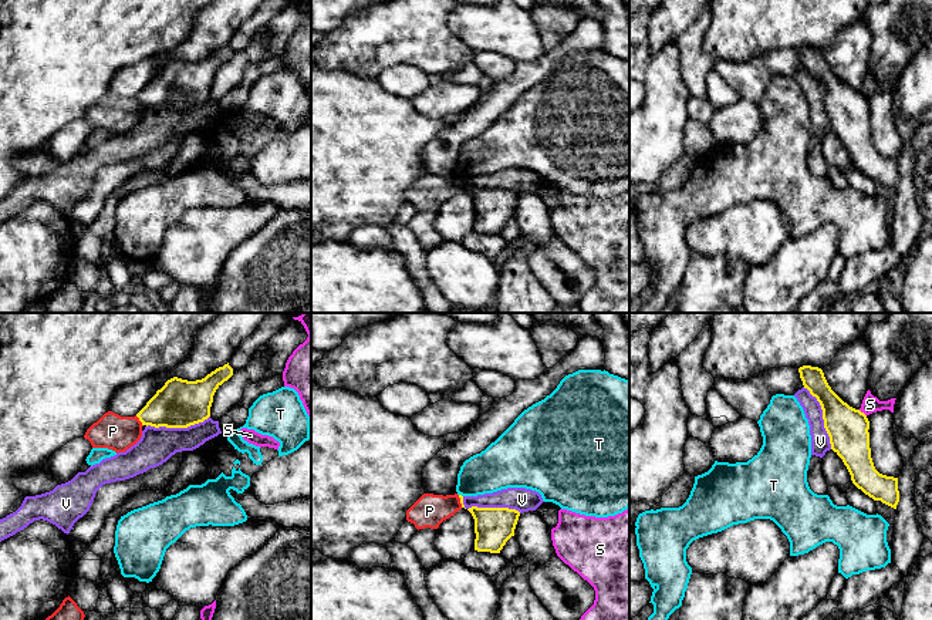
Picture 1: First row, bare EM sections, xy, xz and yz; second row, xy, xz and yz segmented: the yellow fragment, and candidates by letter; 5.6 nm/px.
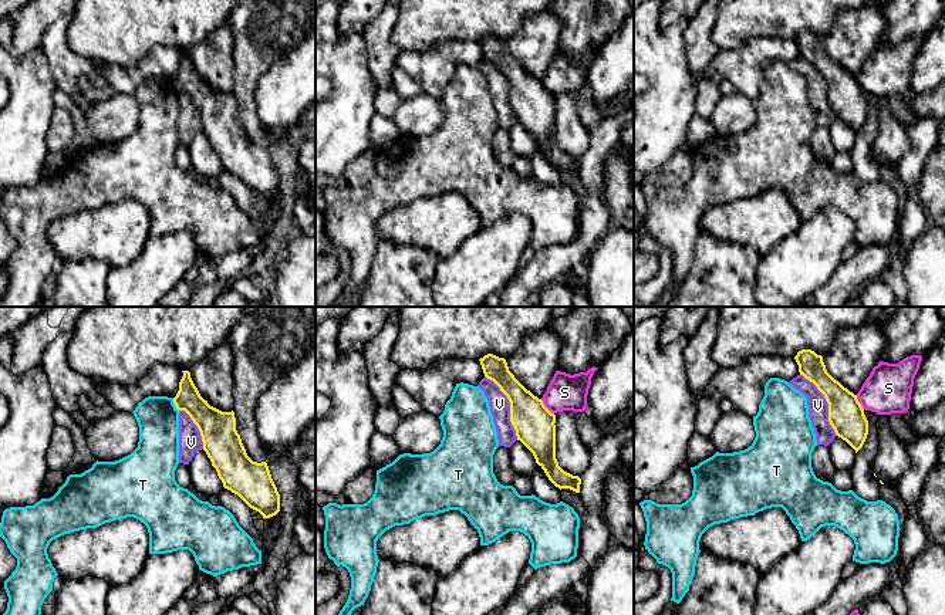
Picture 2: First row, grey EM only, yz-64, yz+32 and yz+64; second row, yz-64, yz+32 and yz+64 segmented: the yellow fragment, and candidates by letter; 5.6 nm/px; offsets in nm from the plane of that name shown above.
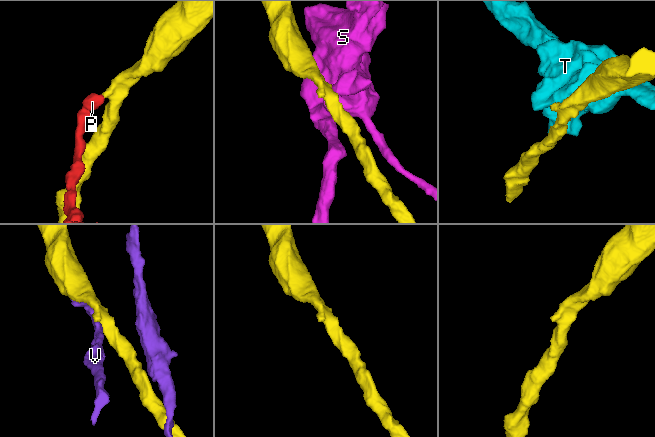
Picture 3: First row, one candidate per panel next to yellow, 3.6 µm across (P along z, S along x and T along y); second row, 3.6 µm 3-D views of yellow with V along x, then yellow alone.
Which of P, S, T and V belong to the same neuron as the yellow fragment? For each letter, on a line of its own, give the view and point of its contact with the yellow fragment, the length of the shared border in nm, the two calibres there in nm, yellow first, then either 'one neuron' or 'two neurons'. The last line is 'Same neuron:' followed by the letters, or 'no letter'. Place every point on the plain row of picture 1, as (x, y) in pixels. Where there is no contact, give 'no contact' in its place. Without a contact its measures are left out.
P: xy (139, 101) | 80 nm | 280/200 nm | two neurons
S: yz (863, 94) | 60 nm | 220/100 nm | two neurons
T: xz (461, 177) | 30 nm | 20/240 nm | two neurons
V: xz (488, 189) | 340 nm | 220/140 nm | two neurons
Same neuron: no letter

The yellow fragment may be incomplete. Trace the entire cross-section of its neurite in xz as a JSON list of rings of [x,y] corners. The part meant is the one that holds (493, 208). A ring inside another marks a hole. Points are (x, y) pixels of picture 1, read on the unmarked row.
[[[509,189],[467,191],[475,201],[475,232],[500,235],[506,223],[514,218],[520,193]]]

